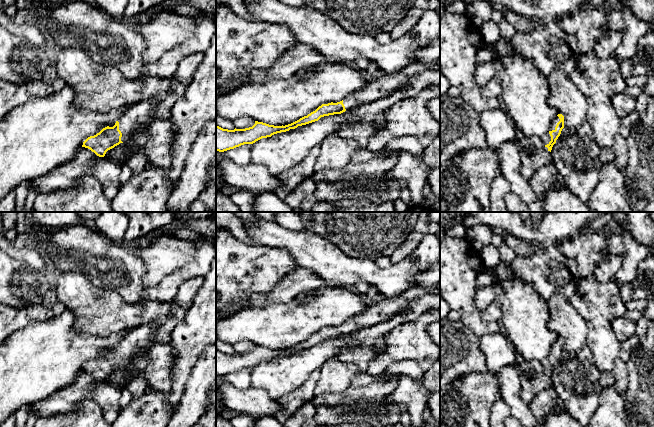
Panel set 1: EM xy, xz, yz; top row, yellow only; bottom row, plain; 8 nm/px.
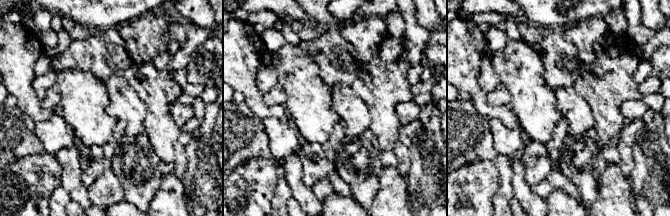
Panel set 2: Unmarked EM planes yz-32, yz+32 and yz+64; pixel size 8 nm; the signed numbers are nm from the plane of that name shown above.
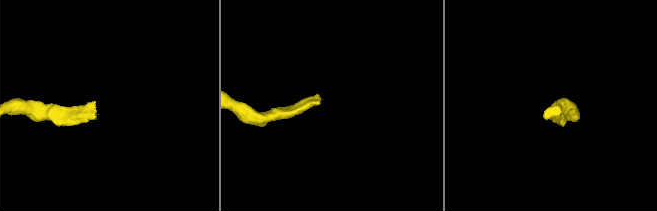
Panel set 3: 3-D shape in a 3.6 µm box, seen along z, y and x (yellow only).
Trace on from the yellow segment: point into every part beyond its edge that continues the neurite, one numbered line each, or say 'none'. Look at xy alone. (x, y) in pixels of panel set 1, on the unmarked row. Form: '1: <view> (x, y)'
1: xy (133, 346)

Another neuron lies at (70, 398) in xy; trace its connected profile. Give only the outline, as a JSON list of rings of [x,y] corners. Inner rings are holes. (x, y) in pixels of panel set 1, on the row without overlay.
[[[81,371],[72,384],[33,404],[32,409],[39,418],[77,411],[84,400],[90,399],[89,394],[98,382],[90,373]]]

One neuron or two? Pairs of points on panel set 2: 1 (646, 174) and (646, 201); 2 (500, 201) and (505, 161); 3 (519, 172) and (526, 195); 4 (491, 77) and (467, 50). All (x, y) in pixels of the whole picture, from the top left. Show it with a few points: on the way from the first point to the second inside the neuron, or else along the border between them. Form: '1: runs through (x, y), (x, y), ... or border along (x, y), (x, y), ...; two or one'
1: runs through (646, 181), (646, 194); one
2: runs through (505, 191), (505, 171); one
3: runs through (519, 178), (521, 189); one
4: border along (484, 53), (478, 77), (478, 83), (481, 88); two

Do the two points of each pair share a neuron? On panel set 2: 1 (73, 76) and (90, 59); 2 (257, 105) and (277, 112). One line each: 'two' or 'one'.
1: two
2: one

